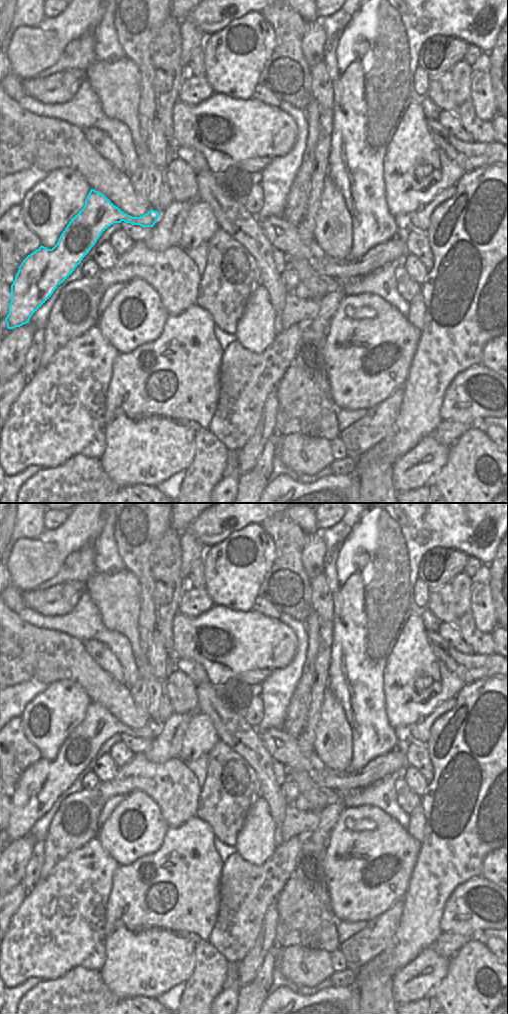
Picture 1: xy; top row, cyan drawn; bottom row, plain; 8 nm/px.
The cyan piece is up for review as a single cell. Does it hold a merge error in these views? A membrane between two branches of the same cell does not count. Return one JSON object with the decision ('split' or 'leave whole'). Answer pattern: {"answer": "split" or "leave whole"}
{"answer": "leave whole"}

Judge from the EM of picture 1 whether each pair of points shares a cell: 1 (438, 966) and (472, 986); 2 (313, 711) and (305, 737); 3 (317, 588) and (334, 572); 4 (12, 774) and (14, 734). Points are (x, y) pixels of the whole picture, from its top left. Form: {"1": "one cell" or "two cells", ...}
{"1": "two cells", "2": "one cell", "3": "two cells", "4": "one cell"}

